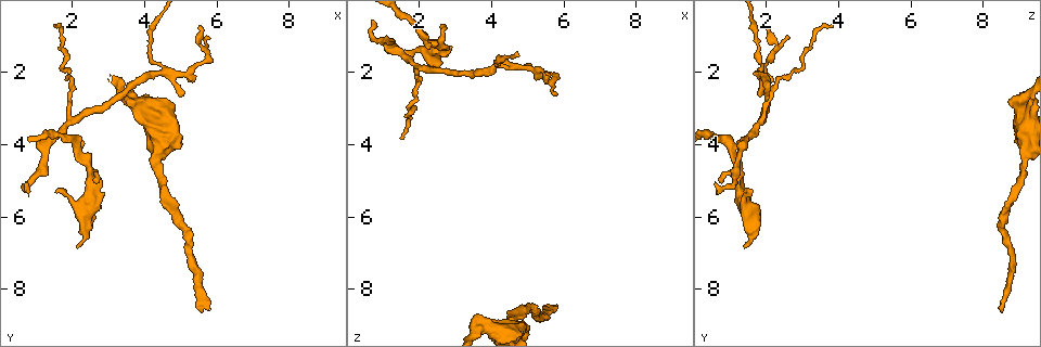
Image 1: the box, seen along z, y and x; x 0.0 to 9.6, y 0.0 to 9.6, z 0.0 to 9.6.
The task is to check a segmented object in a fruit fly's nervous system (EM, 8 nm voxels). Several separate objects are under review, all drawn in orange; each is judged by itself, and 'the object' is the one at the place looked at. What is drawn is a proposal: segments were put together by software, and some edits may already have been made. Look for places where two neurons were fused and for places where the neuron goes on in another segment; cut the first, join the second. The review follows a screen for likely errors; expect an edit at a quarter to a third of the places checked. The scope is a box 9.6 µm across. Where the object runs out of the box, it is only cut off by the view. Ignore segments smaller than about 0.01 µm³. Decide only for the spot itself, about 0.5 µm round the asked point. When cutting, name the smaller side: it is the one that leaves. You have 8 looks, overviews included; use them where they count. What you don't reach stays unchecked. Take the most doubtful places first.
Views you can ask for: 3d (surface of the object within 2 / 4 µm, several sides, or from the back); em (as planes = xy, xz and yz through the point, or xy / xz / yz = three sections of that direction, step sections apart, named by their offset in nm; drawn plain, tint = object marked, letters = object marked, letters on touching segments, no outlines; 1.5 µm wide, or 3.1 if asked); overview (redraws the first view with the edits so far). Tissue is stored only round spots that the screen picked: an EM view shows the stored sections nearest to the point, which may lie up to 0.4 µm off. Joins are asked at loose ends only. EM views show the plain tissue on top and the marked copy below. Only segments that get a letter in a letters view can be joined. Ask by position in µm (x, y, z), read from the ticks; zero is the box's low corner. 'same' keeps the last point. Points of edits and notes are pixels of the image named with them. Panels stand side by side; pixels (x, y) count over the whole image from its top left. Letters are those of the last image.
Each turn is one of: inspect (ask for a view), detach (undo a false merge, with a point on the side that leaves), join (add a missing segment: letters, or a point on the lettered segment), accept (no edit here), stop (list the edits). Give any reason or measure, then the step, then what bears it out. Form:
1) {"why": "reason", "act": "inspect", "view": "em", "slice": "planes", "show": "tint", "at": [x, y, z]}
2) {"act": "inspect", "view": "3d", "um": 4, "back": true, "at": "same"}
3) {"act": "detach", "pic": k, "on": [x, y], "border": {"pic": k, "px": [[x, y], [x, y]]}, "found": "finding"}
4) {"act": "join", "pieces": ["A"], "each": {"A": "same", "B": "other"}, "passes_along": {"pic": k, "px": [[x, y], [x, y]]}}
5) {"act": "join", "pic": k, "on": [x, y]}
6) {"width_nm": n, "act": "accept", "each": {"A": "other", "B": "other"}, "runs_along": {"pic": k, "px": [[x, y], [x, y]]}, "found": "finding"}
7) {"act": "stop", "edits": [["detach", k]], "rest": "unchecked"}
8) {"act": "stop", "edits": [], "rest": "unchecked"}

{"why": "end of a long branch", "act": "inspect", "view": "em", "slice": "planes", "show": "letters", "at": [5.85, 8.50, 8.45]}

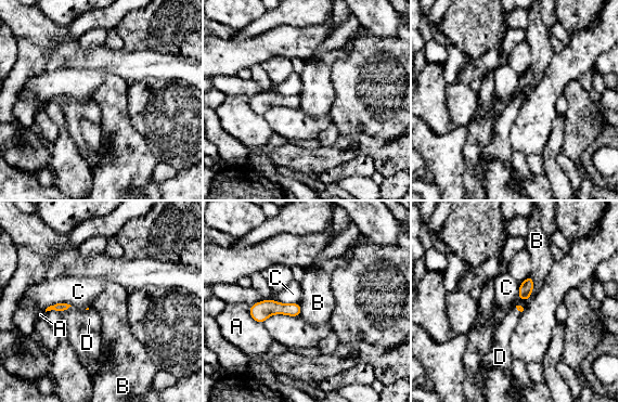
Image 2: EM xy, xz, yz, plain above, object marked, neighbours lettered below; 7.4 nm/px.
{"act": "join", "pieces": ["D"], "each": {"A": "other", "B": "other", "C": "other", "D": "same"}, "passes_along": {"pic": 2, "px": [[57, 307], [65, 309], [75, 320]]}, "found": "the neuron continues"}

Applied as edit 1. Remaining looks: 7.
{"why": "sharp bend", "act": "inspect", "view": "em", "slice": "planes", "show": "letters", "at": [5.60, 1.65, 2.05]}

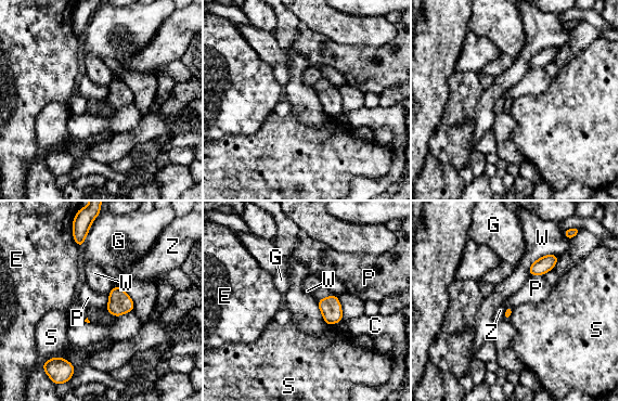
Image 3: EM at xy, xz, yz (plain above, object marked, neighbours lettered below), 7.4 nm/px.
{"act": "accept", "each": {"C": "other", "E": "other", "G": "other", "P": "other", "S": "other", "W": "other", "Z": "other"}, "border": {"pic": 3, "px": [[316, 301], [323, 320], [327, 324]]}, "found": "one neuron here"}

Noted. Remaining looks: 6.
{"why": "two arms in line, one across", "act": "inspect", "view": "em", "slice": "planes", "show": "tint", "at": [2.00, 3.45, 1.80]}

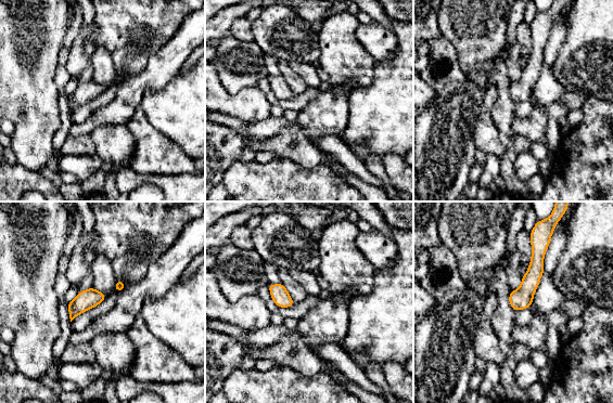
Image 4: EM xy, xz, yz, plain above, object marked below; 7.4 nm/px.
{"act": "inspect", "view": "em", "slice": "planes", "show": "letters", "at": "same"}

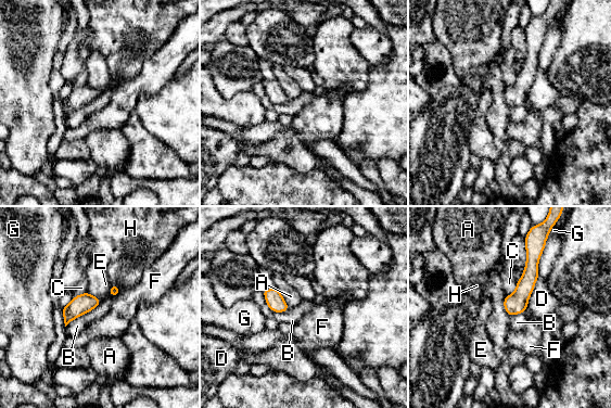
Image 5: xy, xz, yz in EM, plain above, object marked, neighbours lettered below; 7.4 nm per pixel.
{"width_nm": 60, "act": "accept", "each": {"A": "other", "B": "other", "C": "other", "D": "other", "E": "other", "F": "other", "G": "other", "H": "other"}, "runs_along": {"pic": 5, "px": [[529, 249], [531, 273], [510, 311]]}, "found": "one neuron here"}

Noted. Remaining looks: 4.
{"act": "stop", "edits": [["join", 2]], "rest": "unchecked"}

